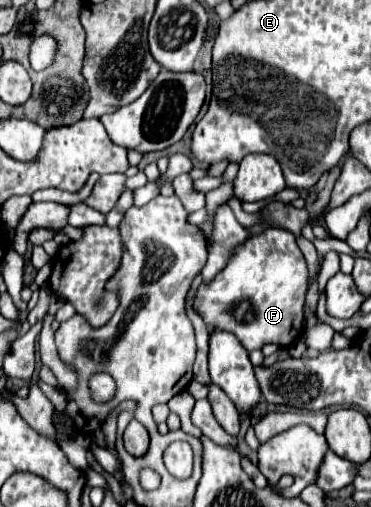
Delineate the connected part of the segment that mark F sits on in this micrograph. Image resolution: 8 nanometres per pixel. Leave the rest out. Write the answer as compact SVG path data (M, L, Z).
M269 227L263 233L251 235L245 243L237 245L225 269L219 271L213 281L201 283L197 287L193 297L193 309L209 327L233 333L247 351L261 349L267 343L287 347L303 331L305 293L307 293L307 263L301 249L297 247L295 237L285 229Z

